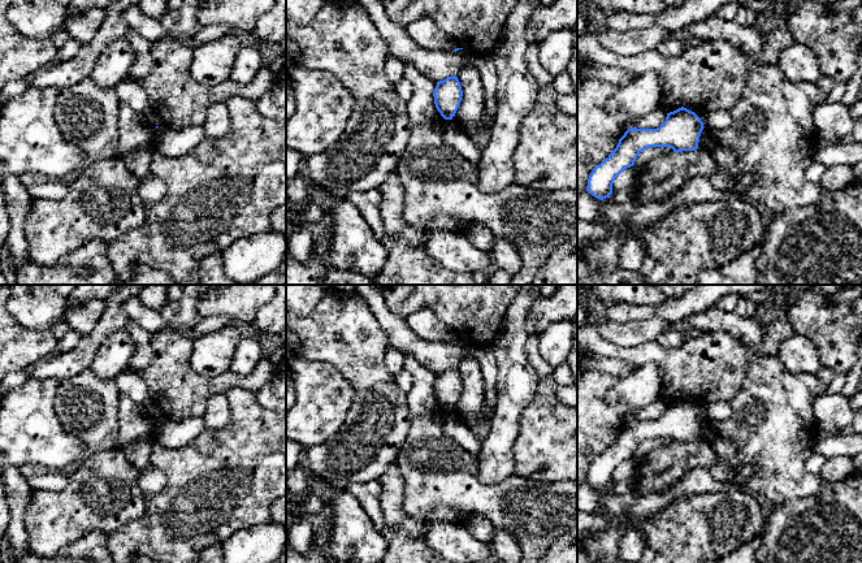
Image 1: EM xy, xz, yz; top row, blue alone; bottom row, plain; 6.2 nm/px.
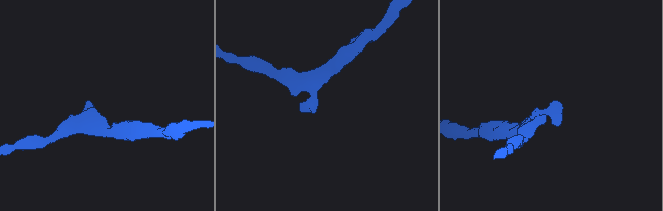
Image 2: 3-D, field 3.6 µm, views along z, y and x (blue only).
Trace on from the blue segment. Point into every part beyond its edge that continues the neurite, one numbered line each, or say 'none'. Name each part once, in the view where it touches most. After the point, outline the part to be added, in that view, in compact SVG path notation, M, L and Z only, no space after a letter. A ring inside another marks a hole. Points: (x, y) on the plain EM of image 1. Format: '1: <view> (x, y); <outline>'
none

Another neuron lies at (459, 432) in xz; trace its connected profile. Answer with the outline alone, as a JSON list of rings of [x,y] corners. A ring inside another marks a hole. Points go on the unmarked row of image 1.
[[[446,411],[443,421],[443,433],[452,438],[459,446],[469,451],[473,456],[478,456],[481,443],[467,425],[458,423],[451,411]]]

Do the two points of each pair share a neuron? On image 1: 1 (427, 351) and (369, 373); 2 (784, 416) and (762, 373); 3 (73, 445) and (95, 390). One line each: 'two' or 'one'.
1: two
2: one
3: two

